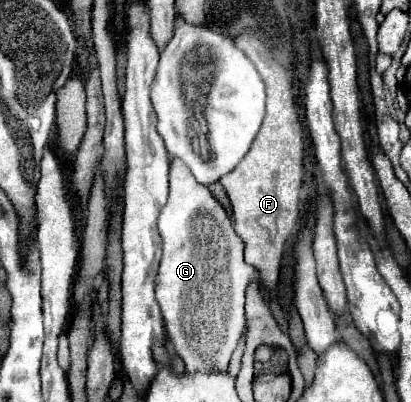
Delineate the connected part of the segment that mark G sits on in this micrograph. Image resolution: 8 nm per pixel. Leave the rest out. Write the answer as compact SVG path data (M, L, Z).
M170 159L170 197L160 211L158 229L164 241L164 253L158 267L156 299L160 303L174 353L184 361L188 373L198 373L206 369L226 371L244 331L246 289L252 283L256 269L246 265L244 261L242 239L234 233L228 209L210 193L208 185L198 183L190 169L178 159Z

